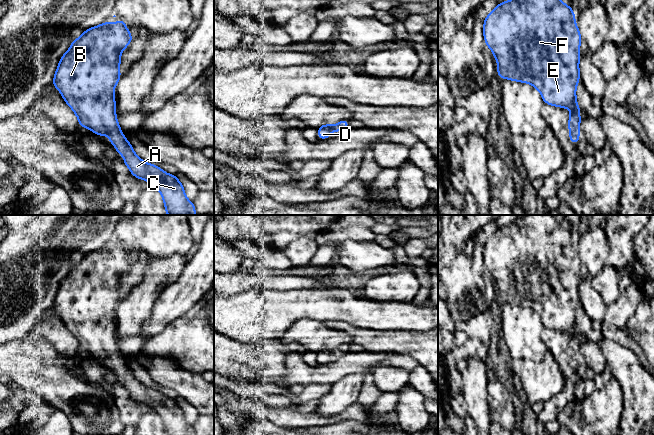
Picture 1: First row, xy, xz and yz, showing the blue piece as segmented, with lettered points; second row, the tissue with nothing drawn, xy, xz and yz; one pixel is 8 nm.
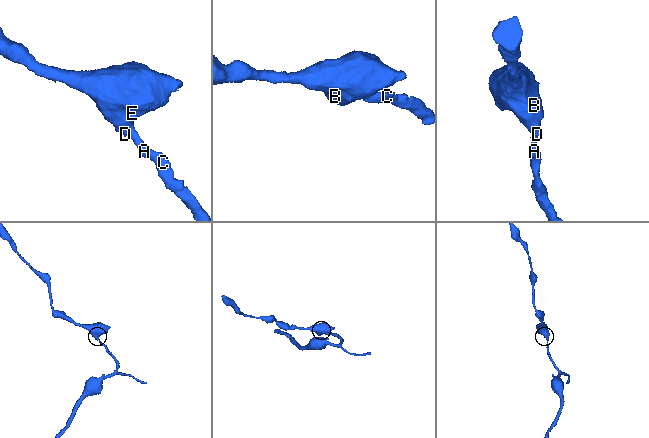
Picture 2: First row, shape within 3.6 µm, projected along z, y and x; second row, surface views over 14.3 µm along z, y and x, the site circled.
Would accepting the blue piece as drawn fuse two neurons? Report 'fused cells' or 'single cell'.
single cell

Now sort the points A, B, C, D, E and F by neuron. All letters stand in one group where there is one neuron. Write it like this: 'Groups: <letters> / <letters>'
Groups: A B C D E F

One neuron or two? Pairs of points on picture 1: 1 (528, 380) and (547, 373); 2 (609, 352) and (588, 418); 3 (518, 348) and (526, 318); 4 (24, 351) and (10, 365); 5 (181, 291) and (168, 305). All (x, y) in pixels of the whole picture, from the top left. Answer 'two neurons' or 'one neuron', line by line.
1: one neuron
2: two neurons
3: one neuron
4: one neuron
5: one neuron

